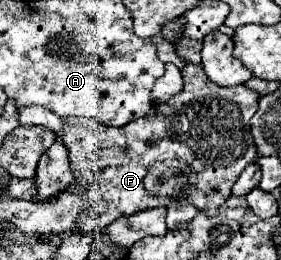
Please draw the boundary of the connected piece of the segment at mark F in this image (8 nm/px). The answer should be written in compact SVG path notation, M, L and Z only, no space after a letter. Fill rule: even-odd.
M186 62L182 68L184 90L172 96L168 102L154 106L146 116L114 128L86 118L64 118L64 144L74 170L74 180L86 192L92 202L90 214L82 220L80 232L96 234L122 216L148 210L152 206L168 206L174 198L188 198L194 208L208 216L218 216L220 206L230 196L234 180L256 158L254 140L250 136L250 118L258 108L258 94L246 86L220 88L206 80L200 64Z

